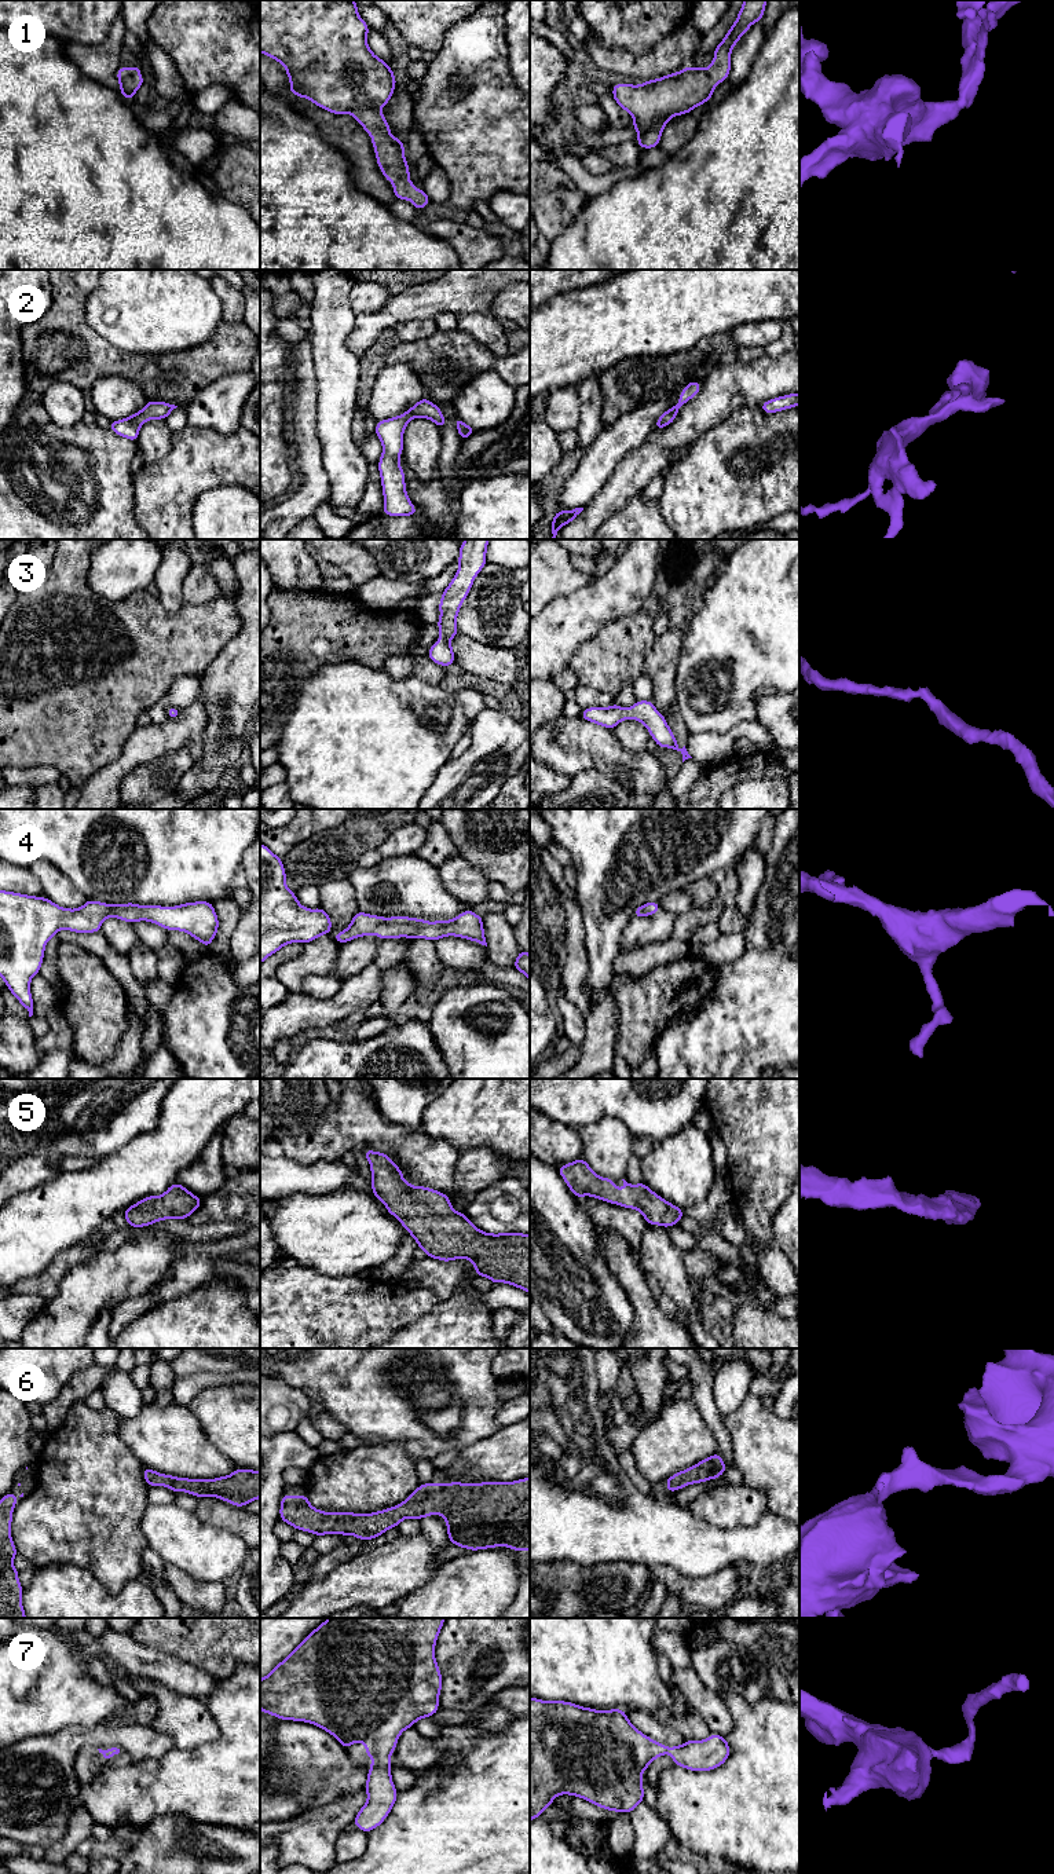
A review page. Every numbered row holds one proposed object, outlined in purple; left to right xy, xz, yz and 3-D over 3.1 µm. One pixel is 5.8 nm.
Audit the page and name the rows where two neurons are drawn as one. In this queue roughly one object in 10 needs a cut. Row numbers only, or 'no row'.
no row

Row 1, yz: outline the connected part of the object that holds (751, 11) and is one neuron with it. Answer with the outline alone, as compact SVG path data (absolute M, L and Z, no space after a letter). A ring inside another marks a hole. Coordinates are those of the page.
M766 0L743 1L707 69L687 66L640 85L619 83L612 87L612 98L634 120L632 128L638 132L638 146L644 150L658 147L670 118L691 113L711 99L716 87L729 76L732 48L753 23L762 19L765 7Z

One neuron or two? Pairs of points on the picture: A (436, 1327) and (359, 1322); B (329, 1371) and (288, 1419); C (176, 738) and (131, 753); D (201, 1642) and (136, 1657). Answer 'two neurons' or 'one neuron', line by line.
A: two neurons
B: two neurons
C: one neuron
D: two neurons

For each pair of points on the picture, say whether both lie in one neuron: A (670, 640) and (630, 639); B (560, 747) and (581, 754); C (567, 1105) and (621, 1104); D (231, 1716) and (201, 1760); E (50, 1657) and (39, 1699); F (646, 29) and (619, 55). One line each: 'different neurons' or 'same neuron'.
A: different neurons
B: same neuron
C: same neuron
D: same neuron
E: same neuron
F: different neurons

